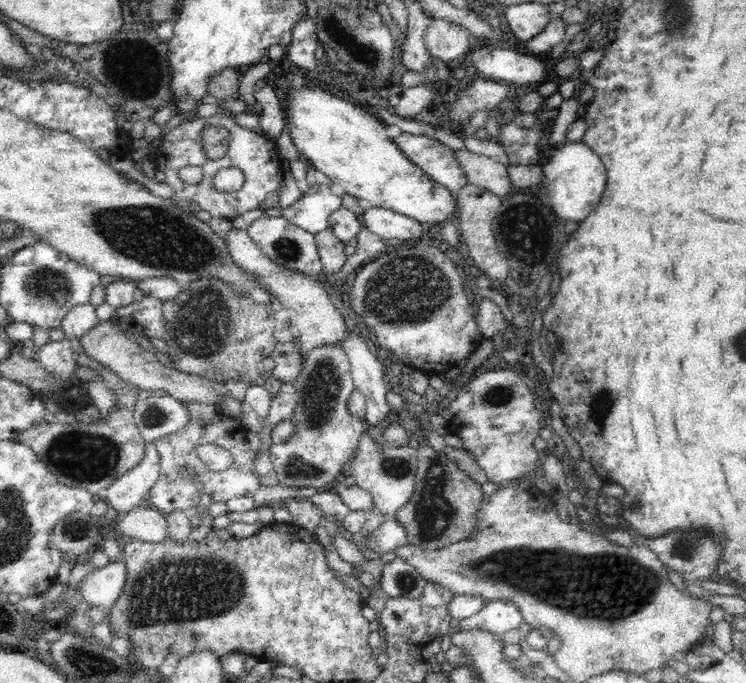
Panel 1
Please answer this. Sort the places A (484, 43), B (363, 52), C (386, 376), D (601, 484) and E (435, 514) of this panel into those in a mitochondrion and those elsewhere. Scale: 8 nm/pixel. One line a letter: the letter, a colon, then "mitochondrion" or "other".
A: other
B: mitochondrion
C: other
D: mitochondrion
E: mitochondrion

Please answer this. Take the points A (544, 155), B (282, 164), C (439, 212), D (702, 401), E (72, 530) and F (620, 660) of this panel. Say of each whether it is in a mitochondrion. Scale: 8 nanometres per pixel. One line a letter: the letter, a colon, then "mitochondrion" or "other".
A: other
B: other
C: other
D: other
E: mitochondrion
F: other

